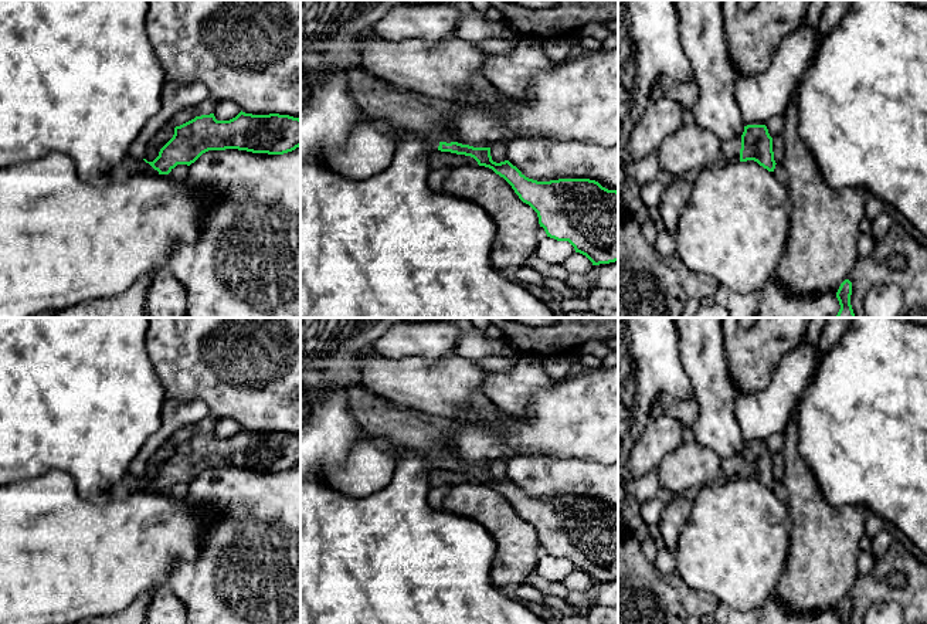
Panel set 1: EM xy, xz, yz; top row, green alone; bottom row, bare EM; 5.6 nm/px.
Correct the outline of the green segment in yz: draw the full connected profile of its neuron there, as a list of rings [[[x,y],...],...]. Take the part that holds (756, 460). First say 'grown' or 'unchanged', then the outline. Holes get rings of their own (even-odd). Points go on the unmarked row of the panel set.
grown; [[[747,442],[741,454],[721,459],[721,479],[754,478],[768,489],[774,489],[775,478],[772,455],[765,442]]]

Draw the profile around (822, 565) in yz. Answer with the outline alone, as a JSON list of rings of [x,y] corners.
[[[794,416],[785,431],[782,447],[785,458],[785,474],[782,484],[788,492],[785,501],[791,528],[791,549],[785,563],[782,577],[775,589],[777,598],[794,614],[816,614],[819,611],[839,607],[841,601],[850,591],[858,579],[858,556],[860,552],[859,542],[865,536],[865,519],[867,509],[863,505],[832,506],[822,494],[822,489],[798,450],[798,420]]]

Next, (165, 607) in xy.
[[[167,583],[153,591],[146,624],[187,624],[186,607]]]

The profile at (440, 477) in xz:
[[[441,468],[435,469],[429,477],[431,488],[456,486],[462,484],[479,484],[479,482],[471,474],[456,472],[451,469],[441,469]]]

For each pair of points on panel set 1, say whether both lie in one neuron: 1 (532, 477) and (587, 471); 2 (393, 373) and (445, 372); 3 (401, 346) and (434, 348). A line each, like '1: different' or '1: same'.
1: same
2: same
3: same

